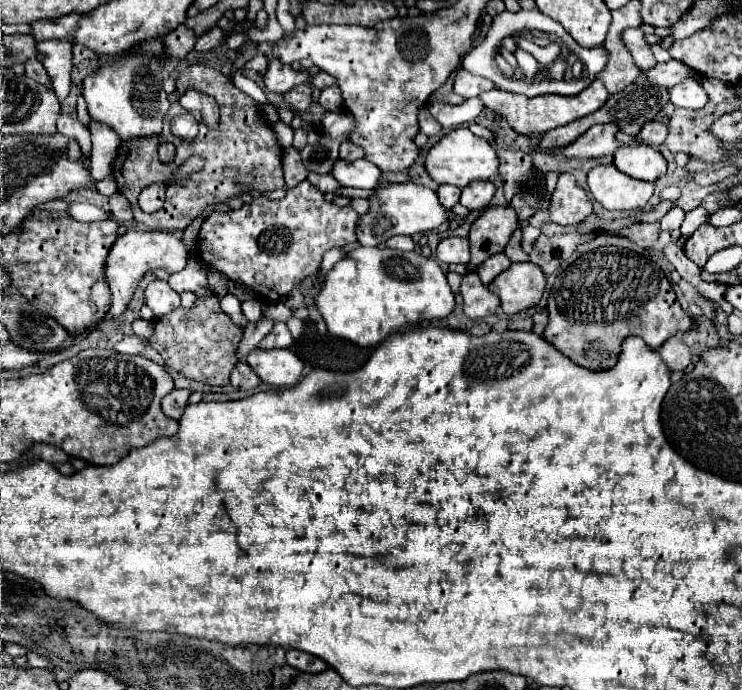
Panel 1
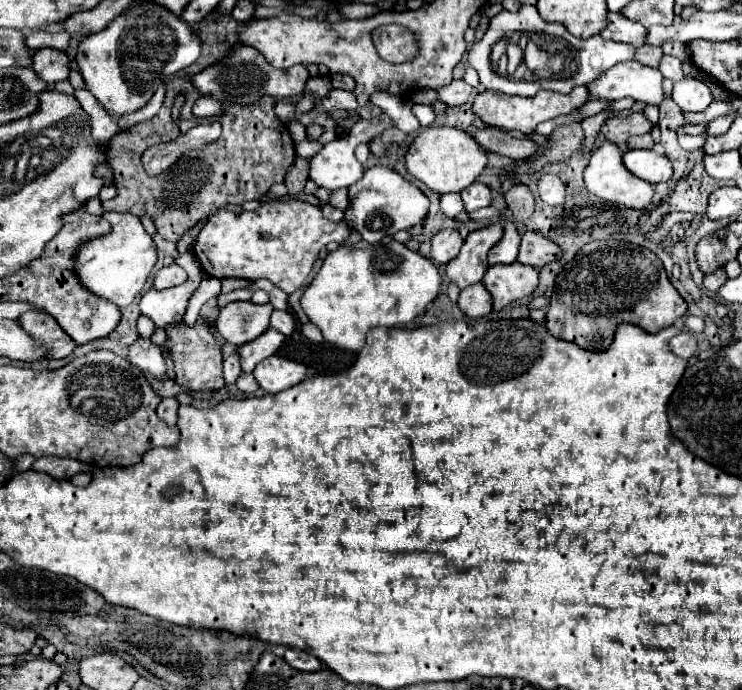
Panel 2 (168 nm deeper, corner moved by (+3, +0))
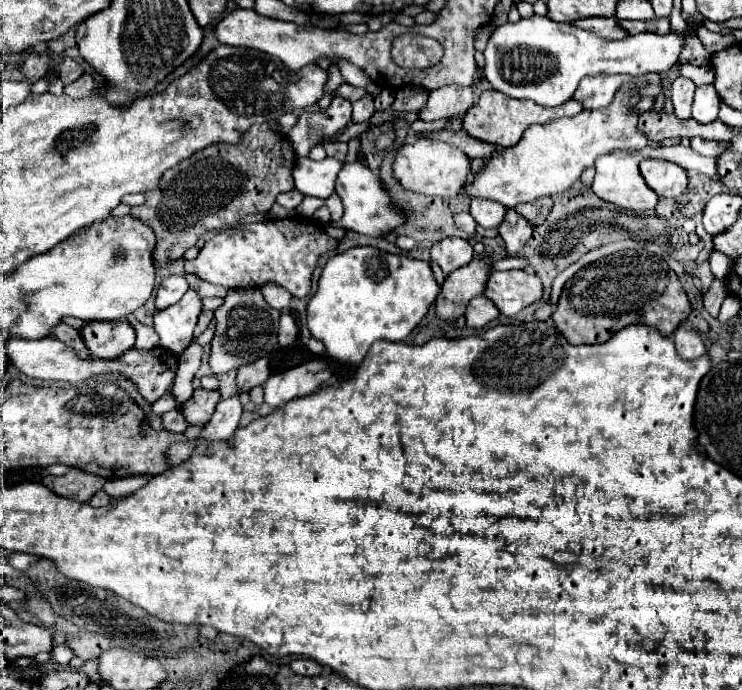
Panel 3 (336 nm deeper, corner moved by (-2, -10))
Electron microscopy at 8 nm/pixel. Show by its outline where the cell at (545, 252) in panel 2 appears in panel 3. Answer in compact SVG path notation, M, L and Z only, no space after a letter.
M508 257L494 261L494 269L526 269L528 261L524 257Z

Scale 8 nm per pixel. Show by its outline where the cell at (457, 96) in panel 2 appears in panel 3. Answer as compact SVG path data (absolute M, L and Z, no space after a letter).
M446 85L430 93L426 107L420 111L422 121L436 121L446 117L464 117L468 107L472 107L474 95L470 87Z

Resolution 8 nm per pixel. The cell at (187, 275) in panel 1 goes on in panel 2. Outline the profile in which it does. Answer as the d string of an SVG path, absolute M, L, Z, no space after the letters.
M175 263L175 265L169 265L169 267L163 267L157 271L155 279L153 279L153 287L155 289L169 289L169 287L175 287L179 283L183 283L187 279L187 273Z

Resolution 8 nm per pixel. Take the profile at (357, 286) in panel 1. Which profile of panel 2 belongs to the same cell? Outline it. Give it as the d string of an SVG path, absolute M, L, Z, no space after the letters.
M359 241L327 253L319 273L301 297L301 307L329 345L361 351L371 327L397 327L413 321L437 297L439 287L439 271L421 253L409 251L397 241L387 245Z

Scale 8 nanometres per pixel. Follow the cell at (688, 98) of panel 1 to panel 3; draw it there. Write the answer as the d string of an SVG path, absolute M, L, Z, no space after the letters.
M714 85L698 87L692 103L692 119L696 119L698 123L712 123L718 117L718 103L720 97Z

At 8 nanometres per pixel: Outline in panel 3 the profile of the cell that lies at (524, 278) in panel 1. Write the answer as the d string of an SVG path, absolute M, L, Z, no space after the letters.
M494 271L488 277L484 295L500 309L502 315L512 317L524 307L540 301L542 281L530 271Z

